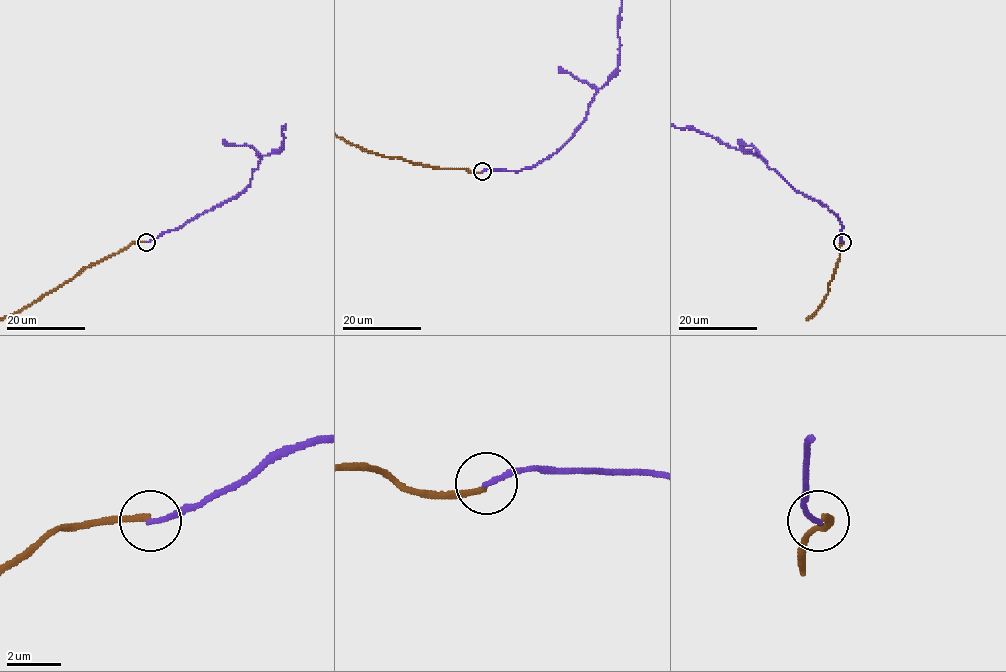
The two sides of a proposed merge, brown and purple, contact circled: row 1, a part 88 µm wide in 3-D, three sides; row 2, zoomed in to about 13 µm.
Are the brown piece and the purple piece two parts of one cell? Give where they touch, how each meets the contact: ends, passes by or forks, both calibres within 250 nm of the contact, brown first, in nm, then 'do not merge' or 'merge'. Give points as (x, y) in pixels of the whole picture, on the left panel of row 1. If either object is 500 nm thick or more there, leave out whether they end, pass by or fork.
at (146, 242); brown ends there; purple ends there; 200 nm thick on the brown side, 180 nm on the other; do not merge

